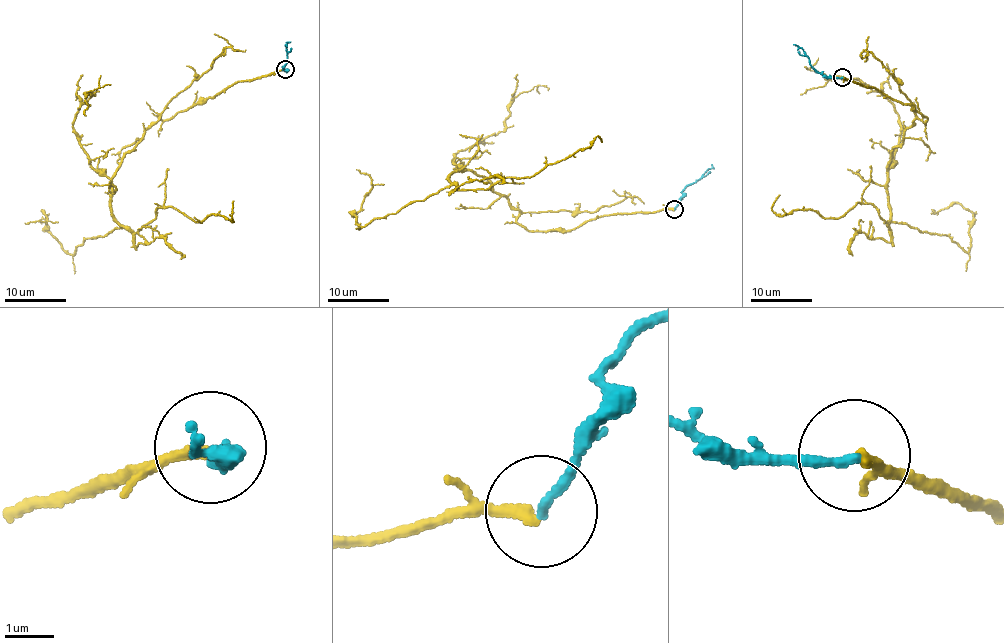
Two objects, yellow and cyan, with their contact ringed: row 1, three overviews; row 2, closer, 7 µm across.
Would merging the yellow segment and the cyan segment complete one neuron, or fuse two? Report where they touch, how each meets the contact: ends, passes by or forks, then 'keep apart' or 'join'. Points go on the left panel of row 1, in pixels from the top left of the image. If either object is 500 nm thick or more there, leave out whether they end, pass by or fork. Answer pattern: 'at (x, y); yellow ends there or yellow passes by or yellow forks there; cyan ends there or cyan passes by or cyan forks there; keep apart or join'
at (285, 69); yellow ends there; cyan ends there; keep apart

